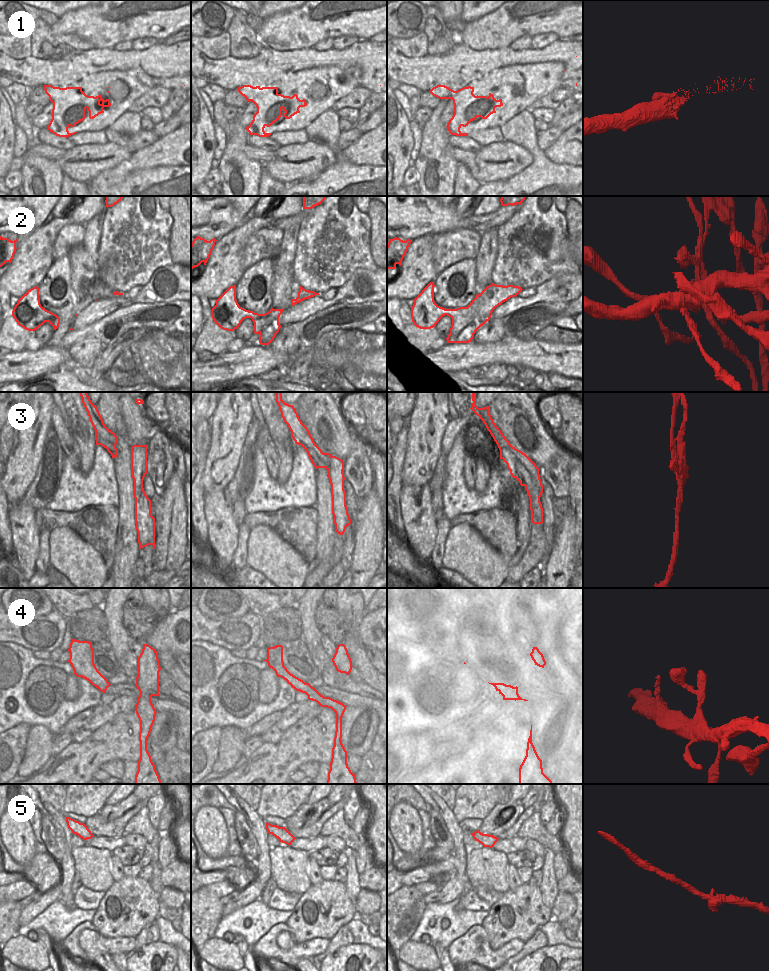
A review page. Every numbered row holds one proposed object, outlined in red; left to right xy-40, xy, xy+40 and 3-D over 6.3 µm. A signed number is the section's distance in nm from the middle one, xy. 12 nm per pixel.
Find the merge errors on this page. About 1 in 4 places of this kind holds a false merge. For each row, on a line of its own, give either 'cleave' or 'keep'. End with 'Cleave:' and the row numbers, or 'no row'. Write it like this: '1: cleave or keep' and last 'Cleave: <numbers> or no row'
1: keep
2: cleave
3: cleave
4: keep
5: keep
Cleave: 2, 3

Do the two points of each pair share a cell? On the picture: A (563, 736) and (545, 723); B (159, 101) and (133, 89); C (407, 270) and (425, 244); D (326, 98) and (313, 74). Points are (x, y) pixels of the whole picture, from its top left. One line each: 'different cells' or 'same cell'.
A: same cell
B: different cells
C: same cell
D: same cell

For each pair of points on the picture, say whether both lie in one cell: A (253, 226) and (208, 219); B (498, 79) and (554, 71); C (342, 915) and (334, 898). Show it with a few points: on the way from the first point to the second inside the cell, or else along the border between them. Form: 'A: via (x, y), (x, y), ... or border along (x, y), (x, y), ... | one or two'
A: border along (252, 217), (222, 237) | two
B: via (512, 76), (518, 70), (540, 70) | one
C: via (338, 911), (334, 907), (334, 902) | one

